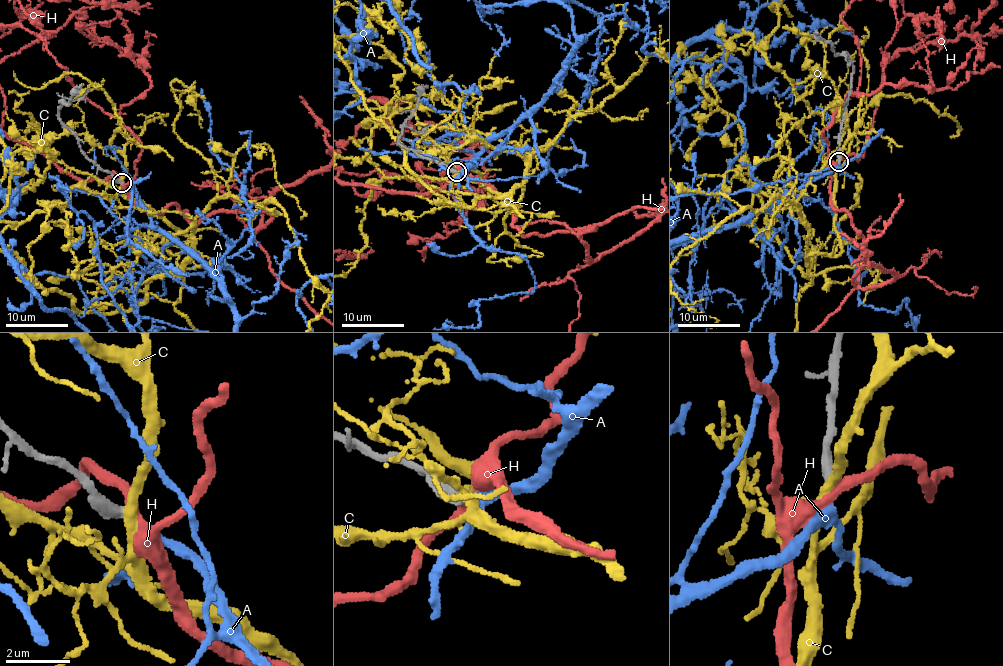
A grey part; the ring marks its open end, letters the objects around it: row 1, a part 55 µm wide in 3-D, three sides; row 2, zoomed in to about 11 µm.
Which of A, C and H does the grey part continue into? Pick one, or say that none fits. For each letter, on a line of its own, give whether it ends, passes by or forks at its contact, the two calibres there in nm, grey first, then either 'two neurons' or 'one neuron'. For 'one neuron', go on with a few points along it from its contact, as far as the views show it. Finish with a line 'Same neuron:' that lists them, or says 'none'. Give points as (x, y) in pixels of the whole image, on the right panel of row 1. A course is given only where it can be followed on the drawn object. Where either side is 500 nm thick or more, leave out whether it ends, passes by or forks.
A: it passes by | 360/320 nm | one neuron
C: it passes by | 400/300 nm | two neurons
H: it passes by | 400/320 nm | two neurons
Same neuron: A

